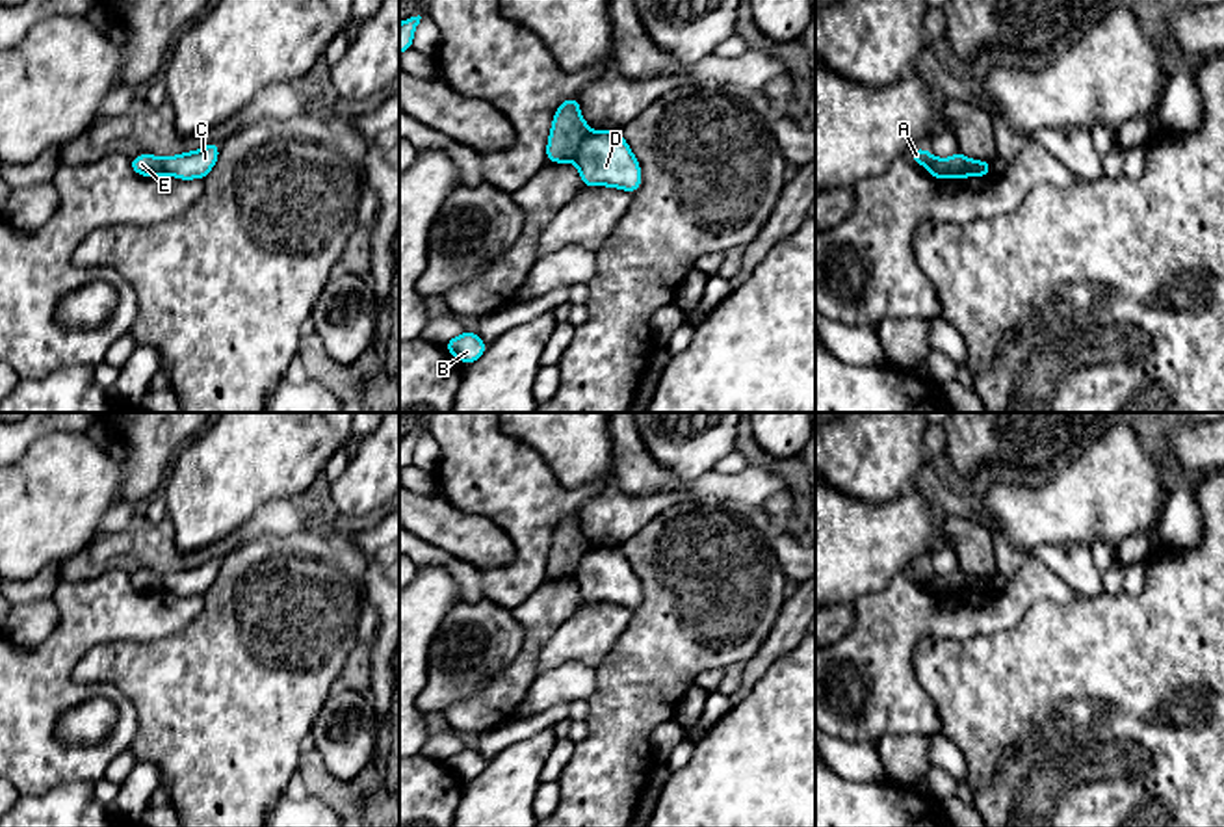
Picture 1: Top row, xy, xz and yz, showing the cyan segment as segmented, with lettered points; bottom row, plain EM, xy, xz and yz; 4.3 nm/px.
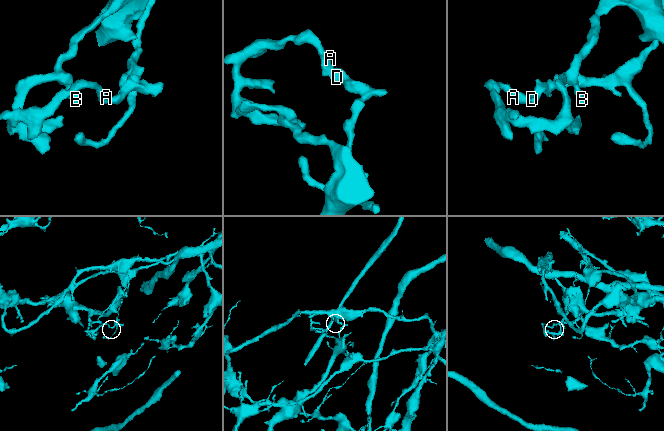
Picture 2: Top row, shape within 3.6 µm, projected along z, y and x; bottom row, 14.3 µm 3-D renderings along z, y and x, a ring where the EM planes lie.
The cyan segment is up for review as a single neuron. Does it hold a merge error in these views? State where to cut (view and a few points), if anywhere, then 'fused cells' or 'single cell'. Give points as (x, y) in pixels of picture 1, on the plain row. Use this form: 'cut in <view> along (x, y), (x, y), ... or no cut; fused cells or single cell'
cut in xz along (591, 549), (572, 575); fused cells

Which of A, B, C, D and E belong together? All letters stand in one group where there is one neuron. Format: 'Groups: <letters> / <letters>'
Groups: A B E / C D

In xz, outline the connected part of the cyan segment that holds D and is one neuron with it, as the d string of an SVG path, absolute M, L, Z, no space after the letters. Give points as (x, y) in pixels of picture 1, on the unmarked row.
M619 546L591 548L574 580L583 602L609 602L630 610L641 604L641 582Z

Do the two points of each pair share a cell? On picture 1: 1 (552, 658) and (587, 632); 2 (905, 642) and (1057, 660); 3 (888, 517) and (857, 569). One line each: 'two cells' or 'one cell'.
1: one cell
2: two cells
3: one cell

